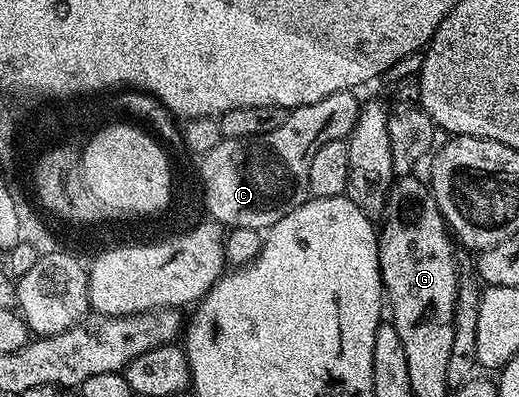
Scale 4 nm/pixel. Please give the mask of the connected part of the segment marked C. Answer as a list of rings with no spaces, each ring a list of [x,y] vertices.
[[[338,91],[329,93],[329,97],[321,97],[321,101],[313,101],[313,105],[301,105],[290,108],[285,122],[273,133],[265,133],[257,137],[244,139],[222,139],[209,153],[202,156],[199,167],[198,182],[203,191],[203,206],[206,214],[214,222],[223,224],[224,228],[244,227],[262,232],[270,229],[281,217],[293,213],[311,195],[309,189],[309,165],[317,149],[325,145],[325,141],[347,139],[357,125],[361,99],[355,91]]]

